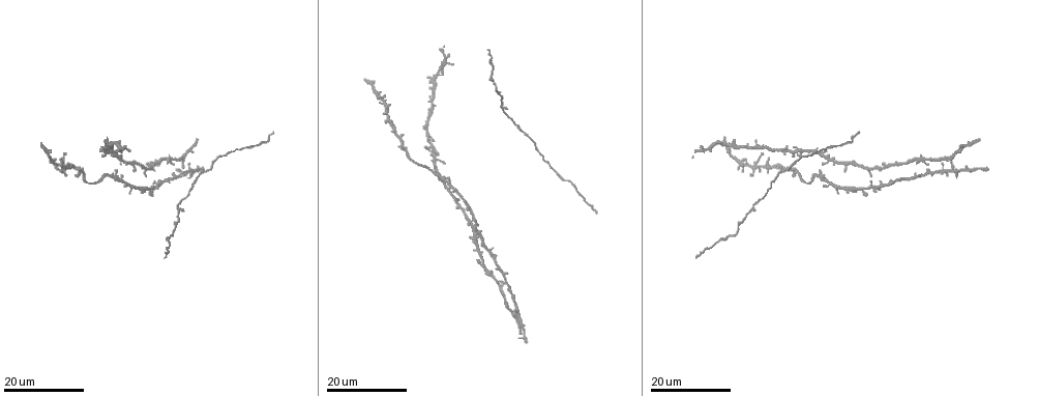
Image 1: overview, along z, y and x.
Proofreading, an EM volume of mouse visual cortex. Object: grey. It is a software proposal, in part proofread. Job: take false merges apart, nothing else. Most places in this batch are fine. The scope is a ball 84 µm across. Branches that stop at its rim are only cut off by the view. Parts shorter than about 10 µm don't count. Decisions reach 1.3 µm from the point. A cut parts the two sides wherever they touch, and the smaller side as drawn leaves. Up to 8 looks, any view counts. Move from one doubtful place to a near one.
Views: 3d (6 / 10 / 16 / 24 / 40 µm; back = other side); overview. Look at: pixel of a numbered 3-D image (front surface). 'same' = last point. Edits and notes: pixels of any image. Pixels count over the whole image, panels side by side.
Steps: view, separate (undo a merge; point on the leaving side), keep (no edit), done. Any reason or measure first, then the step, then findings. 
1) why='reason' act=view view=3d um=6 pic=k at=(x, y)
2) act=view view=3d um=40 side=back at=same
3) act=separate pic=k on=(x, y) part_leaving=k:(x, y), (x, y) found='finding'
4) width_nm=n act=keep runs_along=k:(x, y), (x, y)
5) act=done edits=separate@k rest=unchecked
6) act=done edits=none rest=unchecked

why='sudden change in width' act=view view=3d um=24 pic=1 at=(501, 92)

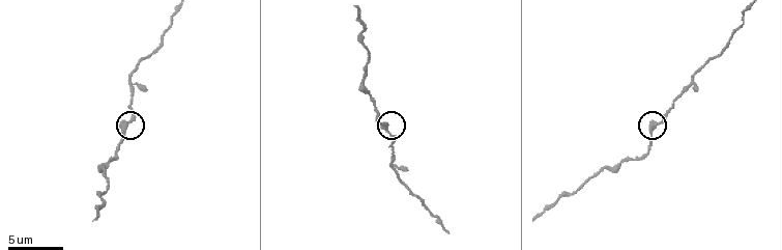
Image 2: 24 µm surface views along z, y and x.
act=view view=3d um=6 pic=2 at=(125, 132)

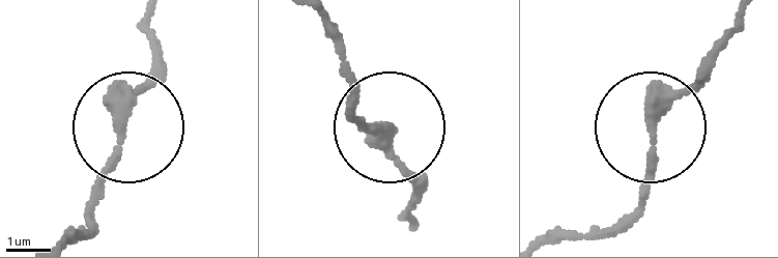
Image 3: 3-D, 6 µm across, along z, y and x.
act=keep found='one cell here'

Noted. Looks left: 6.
why='sudden change in width' act=view view=3d um=16 pic=1 at=(199, 176)

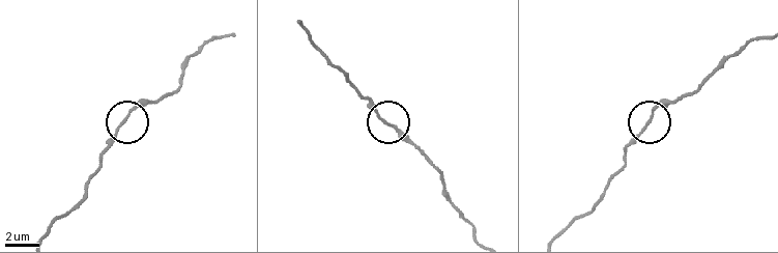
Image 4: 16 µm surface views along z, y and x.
act=view view=3d um=6 pic=4 at=(650, 116)

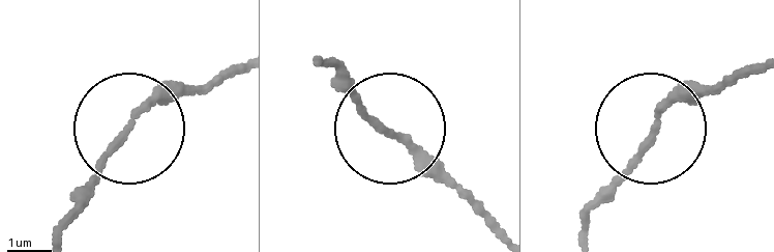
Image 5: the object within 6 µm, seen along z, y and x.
act=keep found='one cell here'

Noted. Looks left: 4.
why='narrows sharply' act=view view=3d um=24 pic=1 at=(428, 110)

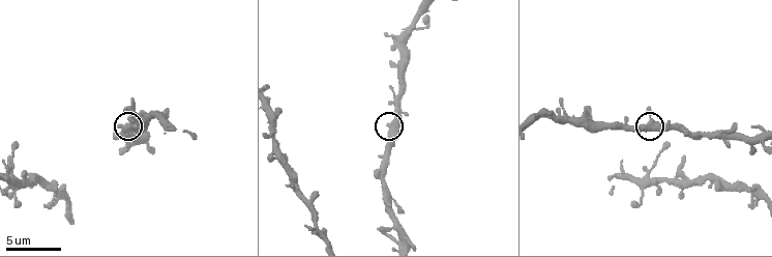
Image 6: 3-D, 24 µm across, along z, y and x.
why='zoom in' act=view view=3d um=10 pic=6 at=(391, 123)

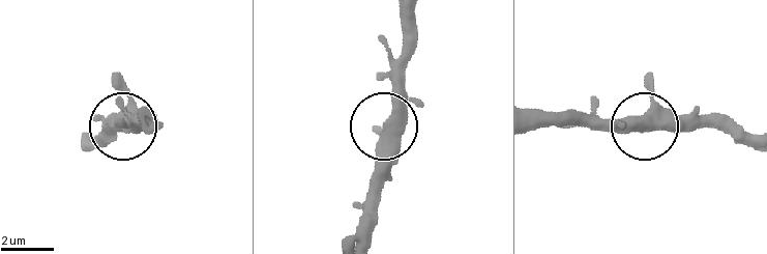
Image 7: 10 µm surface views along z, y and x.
act=keep runs_along=7:(757, 138), (703, 124), (579, 124) found='continuous, no second cell'

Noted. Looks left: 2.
why='arms part here' act=view view=3d um=6 pic=2 at=(693, 76)

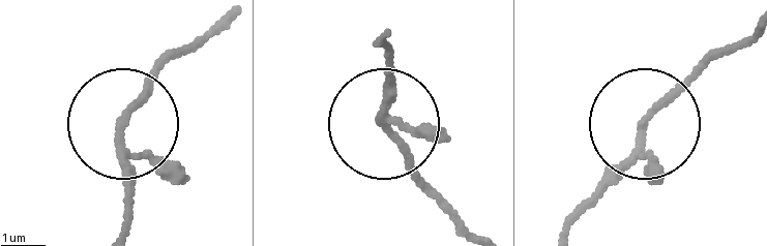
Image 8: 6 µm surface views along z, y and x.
arms=3 act=keep found='one cell here'

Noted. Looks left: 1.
act=done edits=none rest=unchecked

